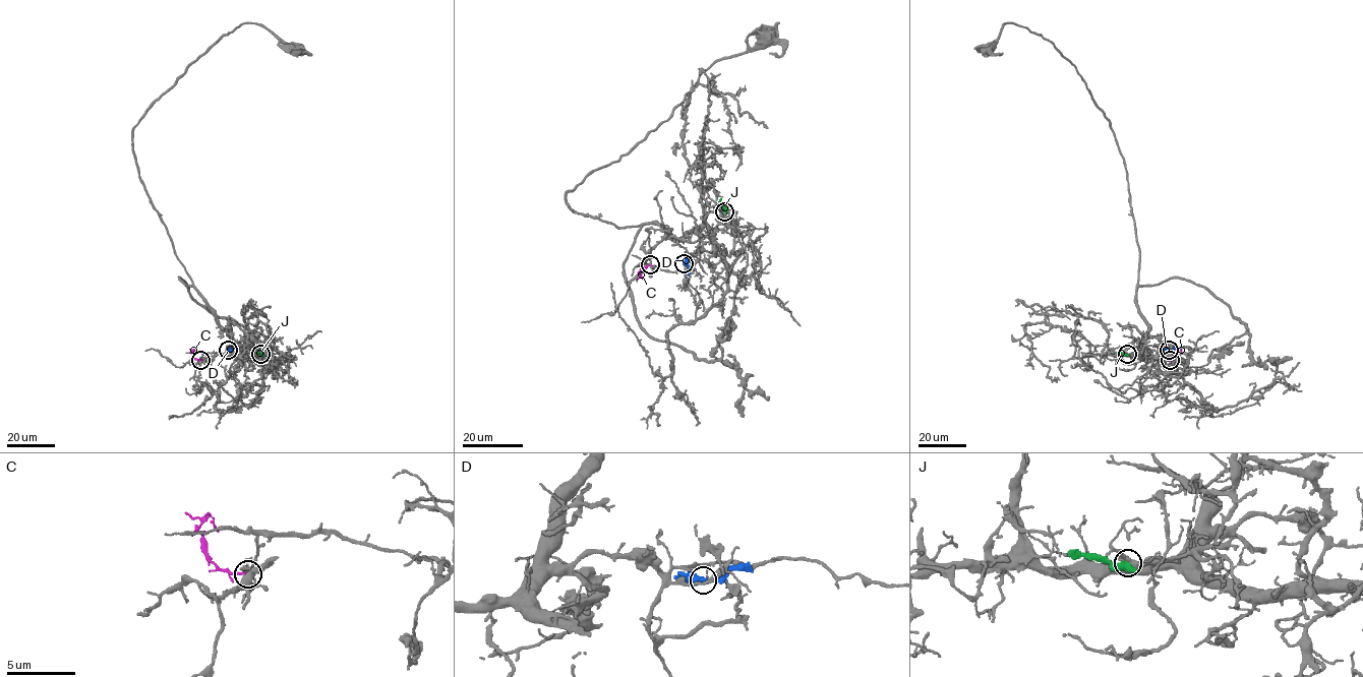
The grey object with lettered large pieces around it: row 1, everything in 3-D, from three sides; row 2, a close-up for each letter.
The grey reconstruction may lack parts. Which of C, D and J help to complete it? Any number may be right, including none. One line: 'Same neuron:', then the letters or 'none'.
Same neuron: none

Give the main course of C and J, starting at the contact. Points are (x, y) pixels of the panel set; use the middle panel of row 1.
C: (650, 264), (639, 271), (643, 279)
J: (724, 211), (721, 198)

